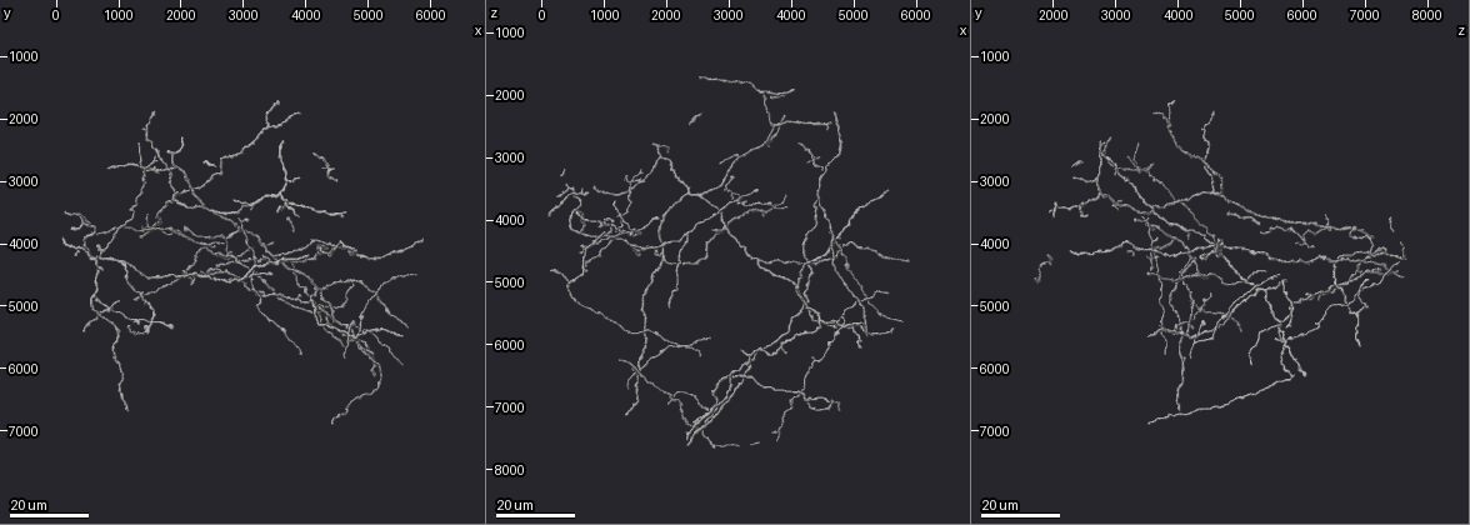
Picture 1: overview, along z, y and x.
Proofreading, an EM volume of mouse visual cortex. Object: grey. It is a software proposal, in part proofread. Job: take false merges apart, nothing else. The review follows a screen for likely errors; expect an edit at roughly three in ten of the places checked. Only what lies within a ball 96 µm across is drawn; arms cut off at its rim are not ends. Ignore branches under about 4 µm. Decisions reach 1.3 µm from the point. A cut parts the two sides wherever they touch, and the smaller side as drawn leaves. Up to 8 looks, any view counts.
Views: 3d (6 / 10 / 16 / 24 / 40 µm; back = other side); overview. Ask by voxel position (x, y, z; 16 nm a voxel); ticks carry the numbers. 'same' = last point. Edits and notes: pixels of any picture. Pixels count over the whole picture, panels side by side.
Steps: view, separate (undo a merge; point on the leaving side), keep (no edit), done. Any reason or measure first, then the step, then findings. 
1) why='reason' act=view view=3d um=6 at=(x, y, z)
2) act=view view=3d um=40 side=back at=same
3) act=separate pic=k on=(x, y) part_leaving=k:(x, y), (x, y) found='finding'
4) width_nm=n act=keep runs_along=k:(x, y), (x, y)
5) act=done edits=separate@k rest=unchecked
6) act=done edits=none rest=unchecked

why='branch point' act=view view=3d um=16 at=(2600, 3500, 3600)

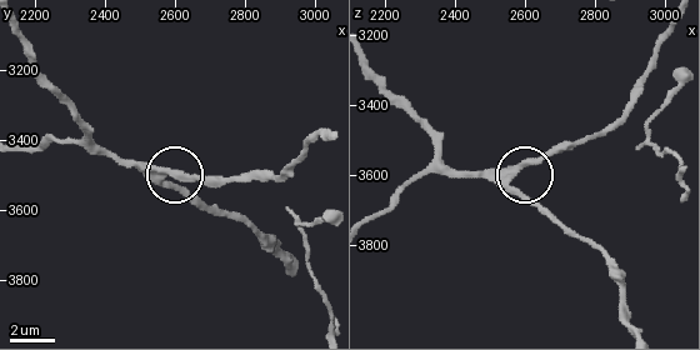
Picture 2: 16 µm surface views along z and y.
act=view view=3d um=10 at=(2560, 3490, 3590)

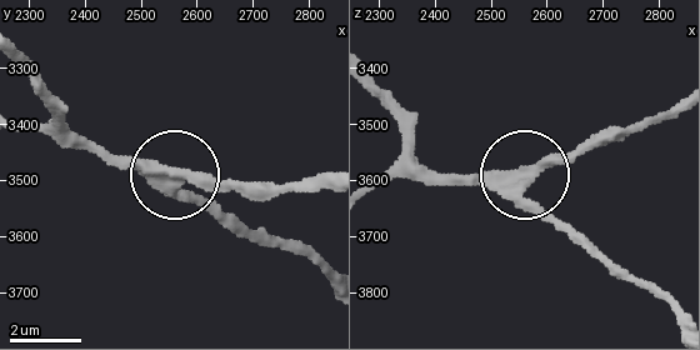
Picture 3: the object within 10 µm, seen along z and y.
why='from behind' act=view view=3d um=10 side=back at=(2560, 3485, 3585)

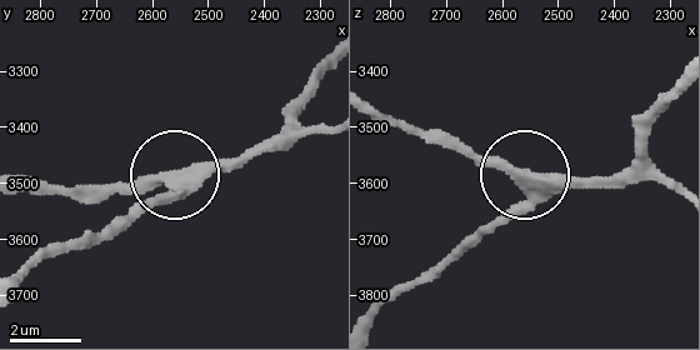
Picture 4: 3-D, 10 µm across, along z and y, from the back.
act=keep runs_along=4:(370, 315), (469, 253), (514, 208), (525, 175), (636, 180) found='one cell here'

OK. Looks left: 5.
why='three-way junction' act=view view=3d um=16 at=(3600, 3200, 2750)

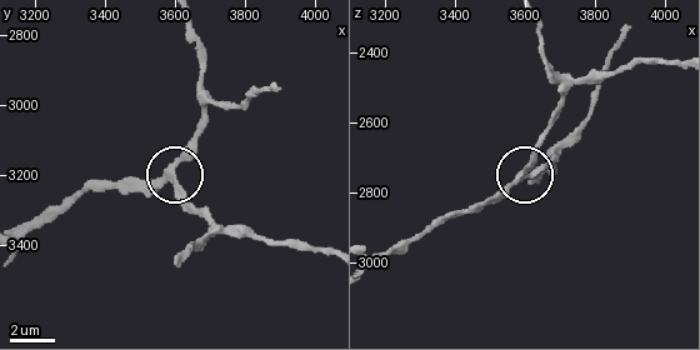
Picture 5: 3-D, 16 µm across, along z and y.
act=view view=3d um=6 at=(3600, 3220, 2730)

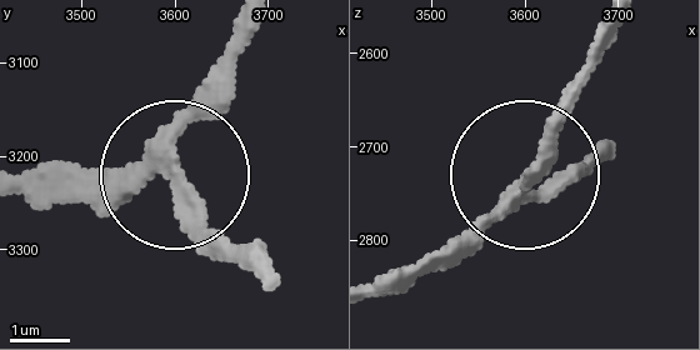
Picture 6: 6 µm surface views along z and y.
arms=3 act=keep runs_along=6:(29, 189), (119, 189), (174, 170), (188, 100), (233, 45) found='all the same cell'

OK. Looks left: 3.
why='sudden change in width' act=view view=3d um=16 at=(3250, 3950, 4450)

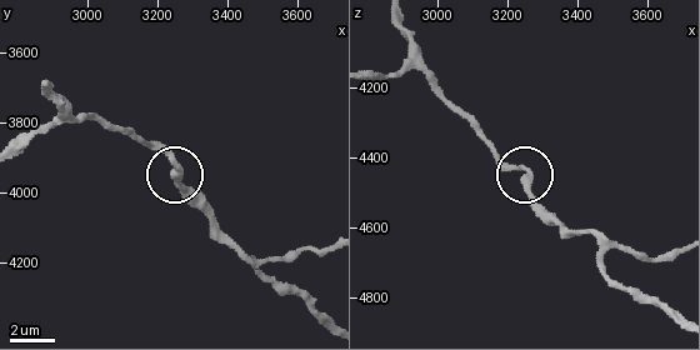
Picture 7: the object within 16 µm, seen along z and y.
act=view view=3d um=6 at=(3260, 3920, 4450)

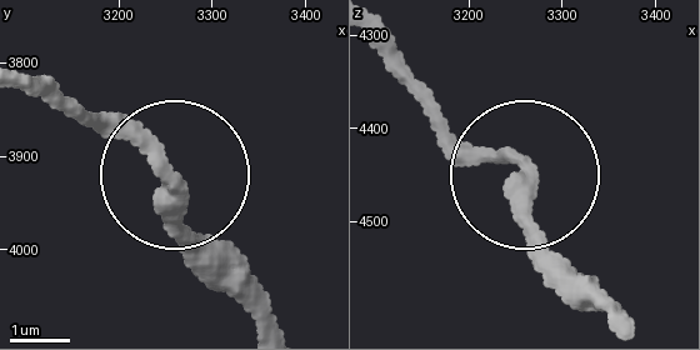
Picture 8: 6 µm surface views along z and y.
width_nm=310 act=keep found='all the same cell'

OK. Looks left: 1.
act=done edits=none rest=unchecked

